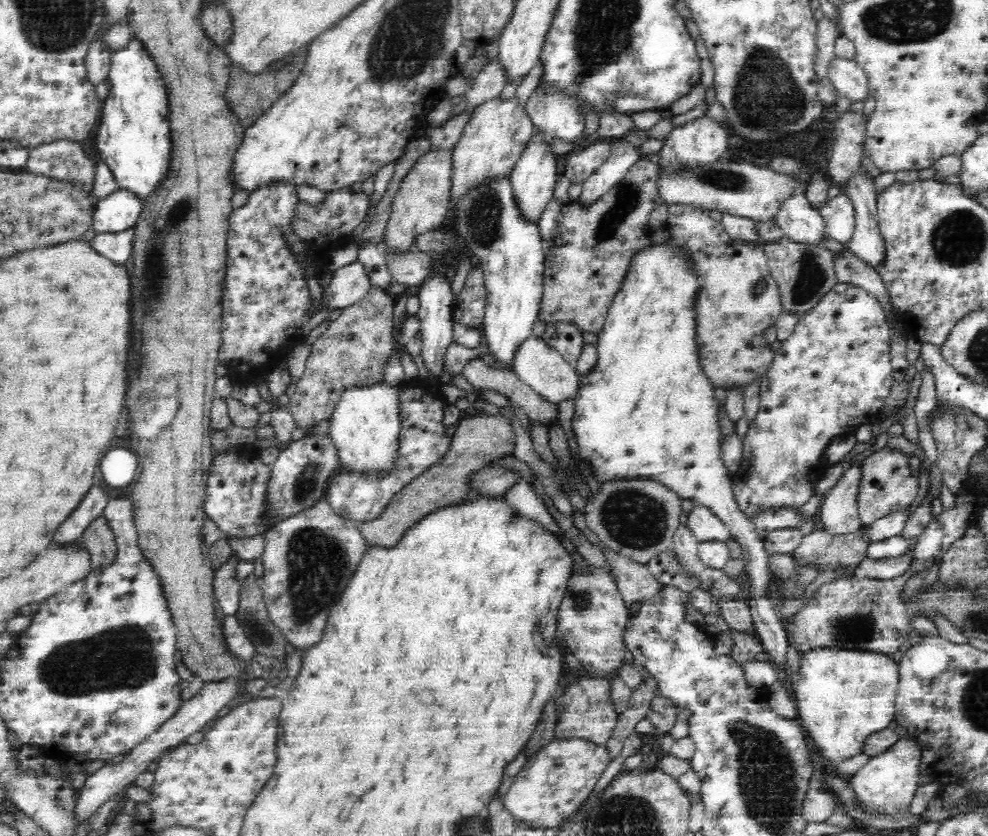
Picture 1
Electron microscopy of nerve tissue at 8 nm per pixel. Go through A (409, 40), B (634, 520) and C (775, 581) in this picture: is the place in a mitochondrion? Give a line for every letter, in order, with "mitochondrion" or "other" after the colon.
A: mitochondrion
B: mitochondrion
C: other

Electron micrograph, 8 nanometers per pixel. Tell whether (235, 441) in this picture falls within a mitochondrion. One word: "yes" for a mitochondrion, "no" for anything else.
no

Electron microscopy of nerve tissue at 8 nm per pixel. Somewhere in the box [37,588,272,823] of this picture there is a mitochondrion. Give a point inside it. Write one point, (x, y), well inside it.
(56, 801)

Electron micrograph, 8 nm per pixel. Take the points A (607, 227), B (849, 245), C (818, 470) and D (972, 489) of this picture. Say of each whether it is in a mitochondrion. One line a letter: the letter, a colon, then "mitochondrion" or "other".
A: mitochondrion
B: other
C: other
D: other

